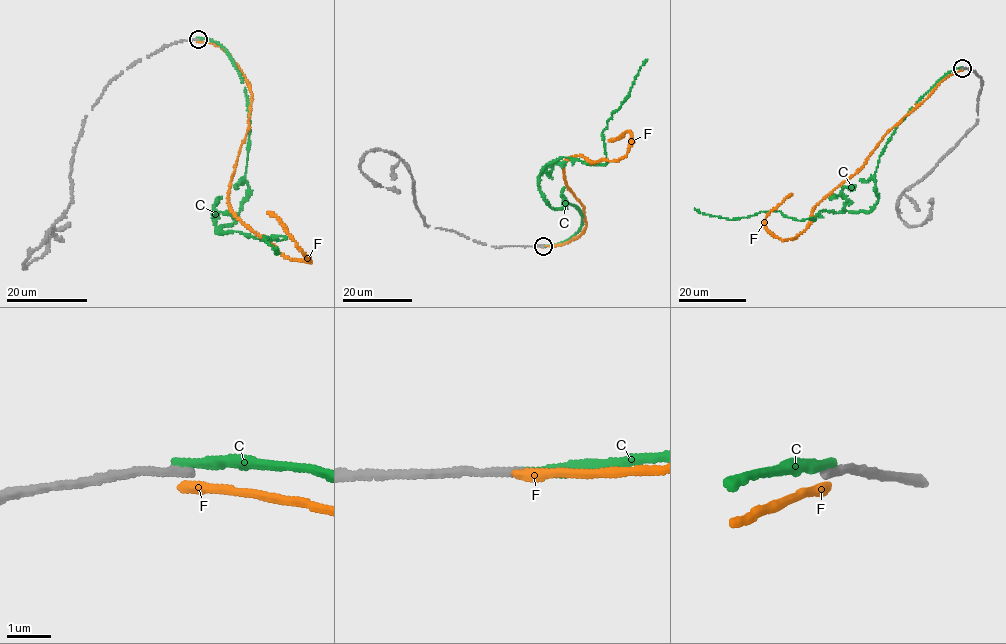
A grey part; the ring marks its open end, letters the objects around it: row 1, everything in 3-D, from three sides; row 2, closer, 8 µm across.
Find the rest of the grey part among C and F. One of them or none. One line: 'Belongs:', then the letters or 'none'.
Belongs: none

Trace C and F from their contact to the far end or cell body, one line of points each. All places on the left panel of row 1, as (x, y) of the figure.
C: (197, 39), (227, 50), (248, 108), (248, 197), (236, 219), (215, 230), (284, 236), (263, 236), (277, 247)
F: (197, 40), (230, 55), (251, 94), (249, 125), (227, 197), (232, 212), (278, 251), (309, 261), (268, 212)

